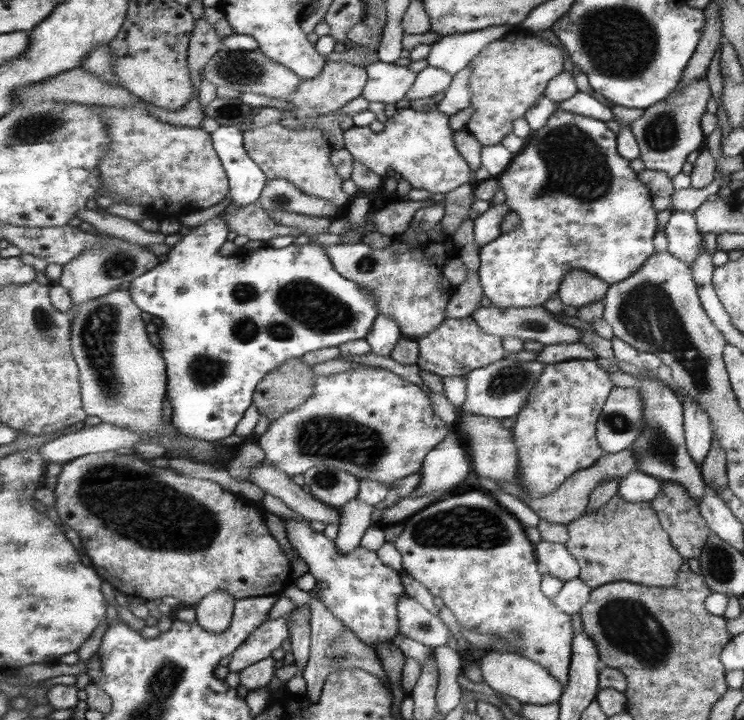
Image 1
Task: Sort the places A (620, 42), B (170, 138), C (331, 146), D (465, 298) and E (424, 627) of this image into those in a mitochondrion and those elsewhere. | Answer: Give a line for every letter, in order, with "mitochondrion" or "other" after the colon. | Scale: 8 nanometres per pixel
A: mitochondrion
B: other
C: other
D: other
E: mitochondrion

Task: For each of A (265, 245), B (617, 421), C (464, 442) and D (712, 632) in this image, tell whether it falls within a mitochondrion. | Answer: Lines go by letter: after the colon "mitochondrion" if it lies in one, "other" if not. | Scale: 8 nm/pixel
A: other
B: mitochondrion
C: other
D: other

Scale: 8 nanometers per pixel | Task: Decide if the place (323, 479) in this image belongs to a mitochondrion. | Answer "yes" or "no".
yes

